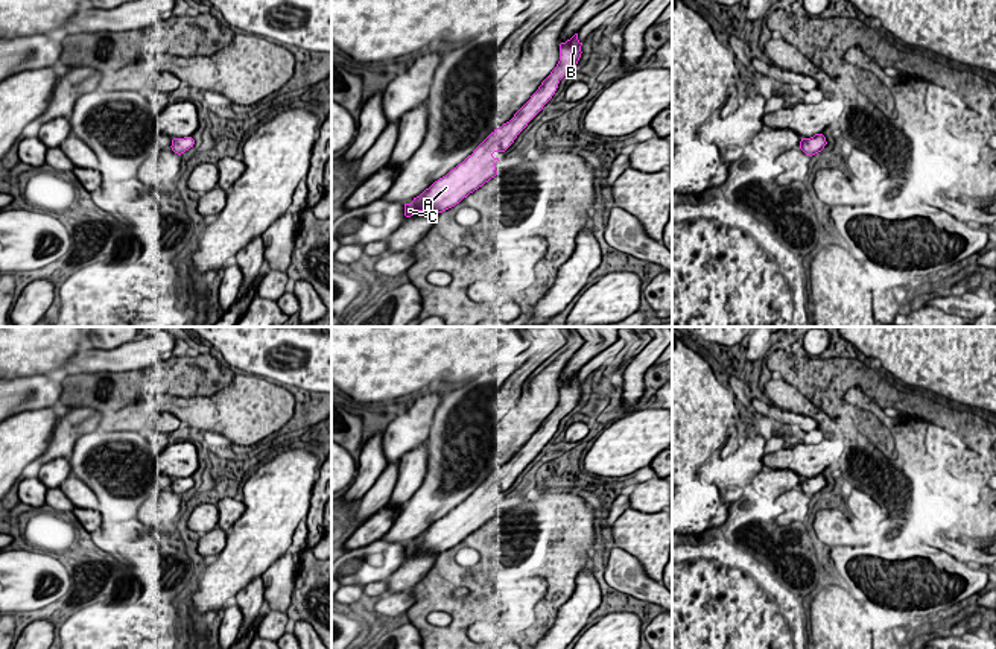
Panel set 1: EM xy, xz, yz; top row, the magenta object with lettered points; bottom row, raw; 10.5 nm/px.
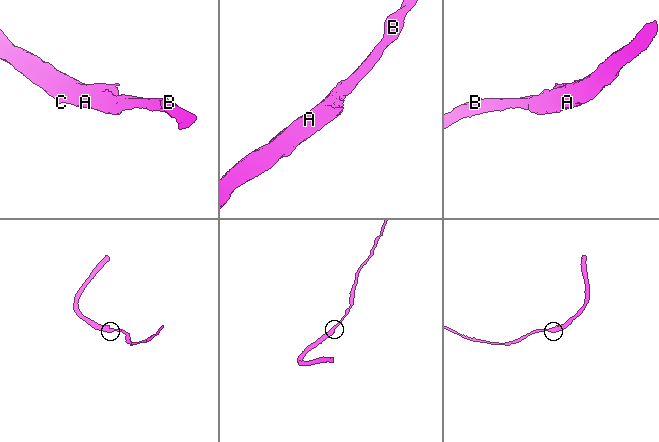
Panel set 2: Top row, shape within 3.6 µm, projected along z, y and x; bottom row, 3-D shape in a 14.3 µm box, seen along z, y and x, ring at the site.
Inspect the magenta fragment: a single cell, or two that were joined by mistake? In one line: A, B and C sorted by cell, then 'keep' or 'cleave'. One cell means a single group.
A C / B | cleave

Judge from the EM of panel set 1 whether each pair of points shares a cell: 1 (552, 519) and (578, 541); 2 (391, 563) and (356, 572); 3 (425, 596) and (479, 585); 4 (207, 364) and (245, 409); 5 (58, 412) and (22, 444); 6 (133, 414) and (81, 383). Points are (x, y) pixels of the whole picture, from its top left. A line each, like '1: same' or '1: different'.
1: same
2: same
3: same
4: different
5: same
6: different

